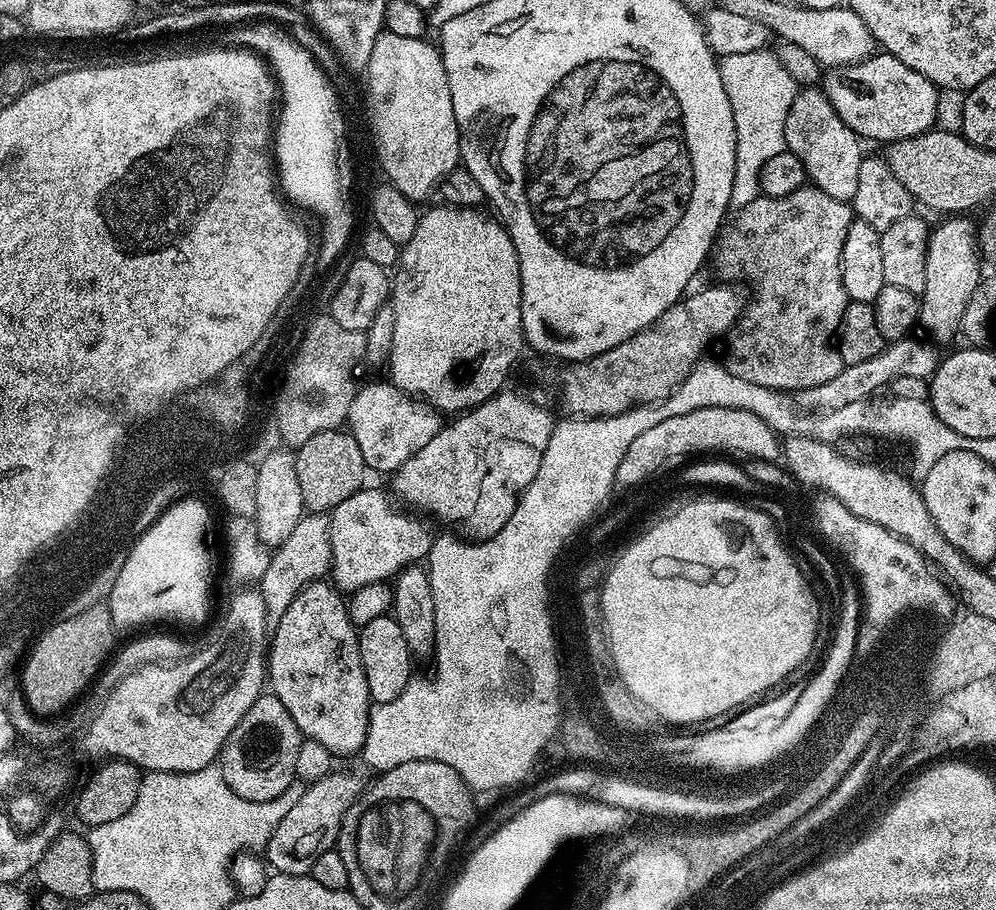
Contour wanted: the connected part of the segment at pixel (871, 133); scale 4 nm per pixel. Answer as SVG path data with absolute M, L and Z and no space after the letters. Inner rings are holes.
M885 51L869 56L861 64L827 69L819 79L818 87L826 94L830 106L834 106L838 118L842 118L842 122L846 122L846 126L850 126L850 130L854 130L854 134L860 137L861 141L877 140L880 146L933 131L935 124L932 123L935 122L936 111L940 108L941 93L936 85L930 82L930 78L918 74L918 70L910 70L906 62L898 62L898 58Z

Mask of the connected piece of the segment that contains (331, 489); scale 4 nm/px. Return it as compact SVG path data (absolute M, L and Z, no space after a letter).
M326 430L322 434L314 434L314 438L310 438L295 449L294 455L298 470L298 486L302 490L302 502L309 513L331 513L332 509L338 507L342 502L346 502L346 498L350 498L350 494L359 492L361 488L365 487L366 467L362 452L358 448L358 442L348 430Z

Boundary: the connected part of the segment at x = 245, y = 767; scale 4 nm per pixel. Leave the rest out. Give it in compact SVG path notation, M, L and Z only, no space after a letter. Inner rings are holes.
M262 694L242 714L242 722L234 726L230 738L226 738L218 757L218 767L226 786L250 802L270 802L282 794L296 780L294 762L298 758L298 746L302 737L290 710L282 706L277 696Z

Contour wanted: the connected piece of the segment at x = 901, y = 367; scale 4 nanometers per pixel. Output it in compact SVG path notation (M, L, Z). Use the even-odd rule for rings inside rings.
M915 335L905 336L903 340L893 340L885 345L874 358L868 358L866 362L854 362L845 364L836 377L830 378L830 382L822 382L822 386L810 386L806 390L798 390L794 394L794 403L797 408L806 412L829 412L838 410L838 406L850 406L850 402L858 402L875 397L875 392L882 388L887 389L892 381L901 377L917 377L928 380L932 373L936 371L936 365L940 363L941 353L936 353L937 345L927 339L916 340Z

